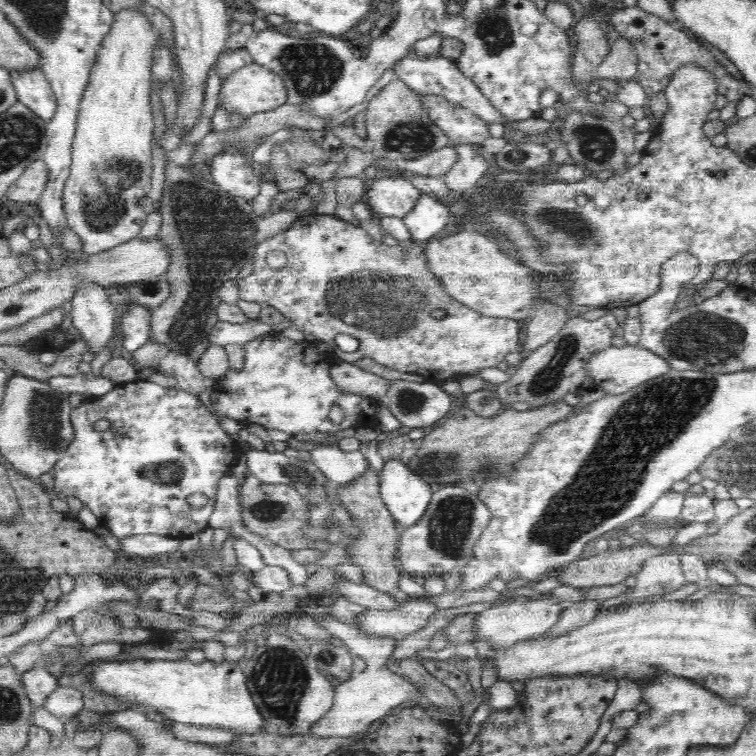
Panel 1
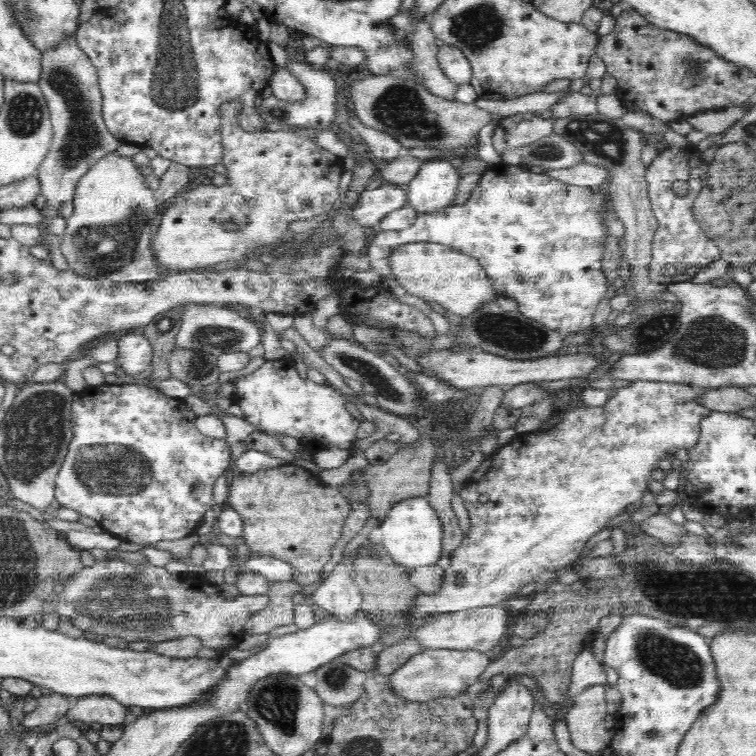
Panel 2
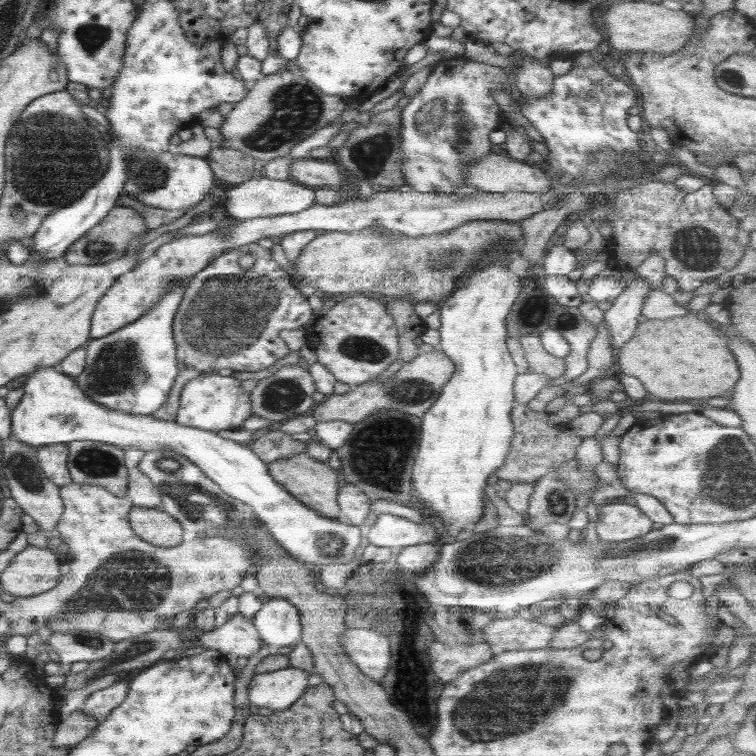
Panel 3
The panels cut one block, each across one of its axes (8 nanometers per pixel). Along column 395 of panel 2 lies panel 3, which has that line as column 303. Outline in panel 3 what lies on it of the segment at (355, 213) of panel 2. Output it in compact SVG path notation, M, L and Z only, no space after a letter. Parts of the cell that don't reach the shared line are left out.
M260 175L240 183L236 188L232 188L222 195L223 209L228 212L229 218L237 221L300 213L315 204L313 188L290 180L272 180L272 178Z

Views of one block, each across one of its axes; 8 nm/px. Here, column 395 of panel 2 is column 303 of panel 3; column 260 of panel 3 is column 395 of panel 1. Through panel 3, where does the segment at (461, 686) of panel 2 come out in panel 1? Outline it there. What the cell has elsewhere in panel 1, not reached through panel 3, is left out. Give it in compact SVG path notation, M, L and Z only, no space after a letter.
M331 615L328 618L316 618L315 620L332 637L340 638L343 641L343 645L353 656L364 659L367 667L364 672L353 672L348 681L335 688L333 705L318 722L312 724L310 735L326 738L355 736L366 732L366 726L370 726L372 722L382 718L390 710L405 705L412 696L424 697L424 693L421 692L421 688L417 688L417 684L413 684L402 676L394 674L386 666L386 660L389 660L394 654L397 639L367 635L354 624L338 622Z

